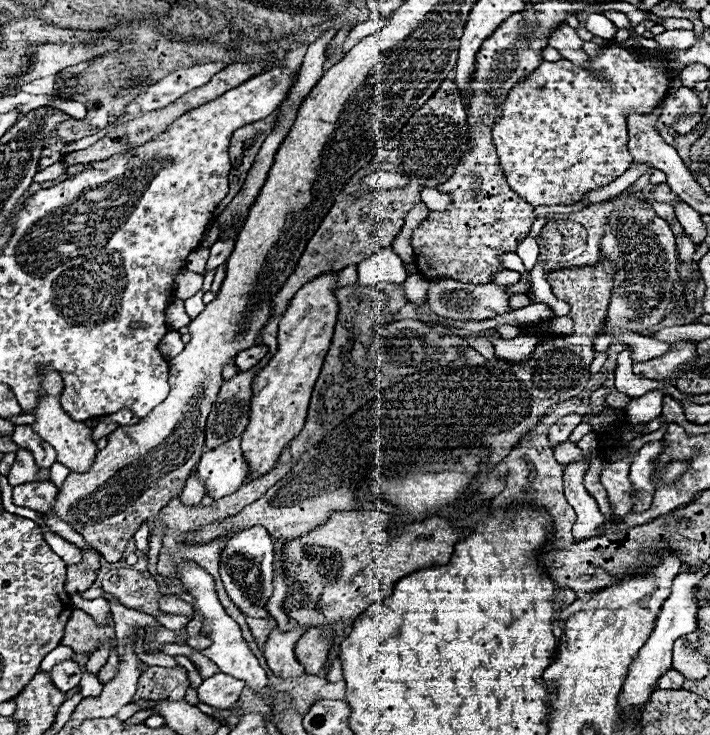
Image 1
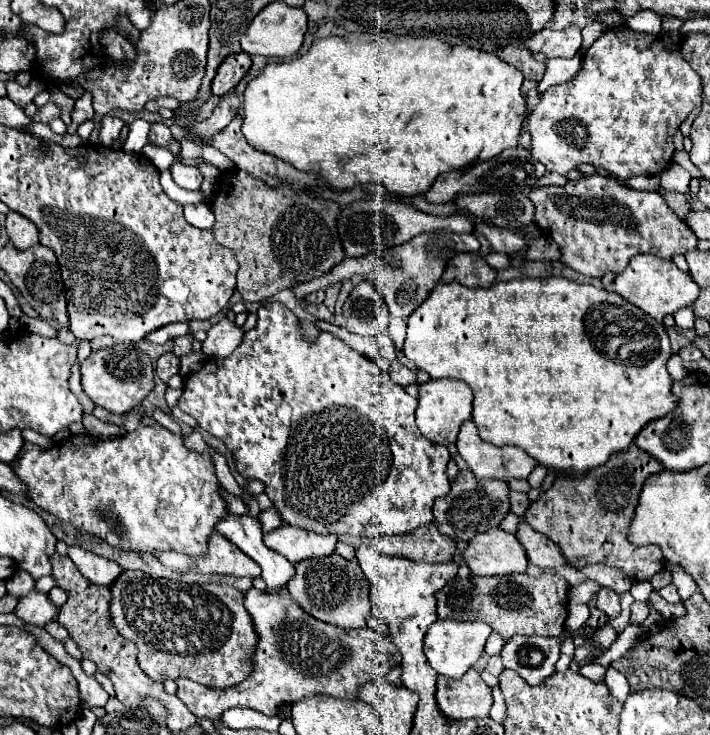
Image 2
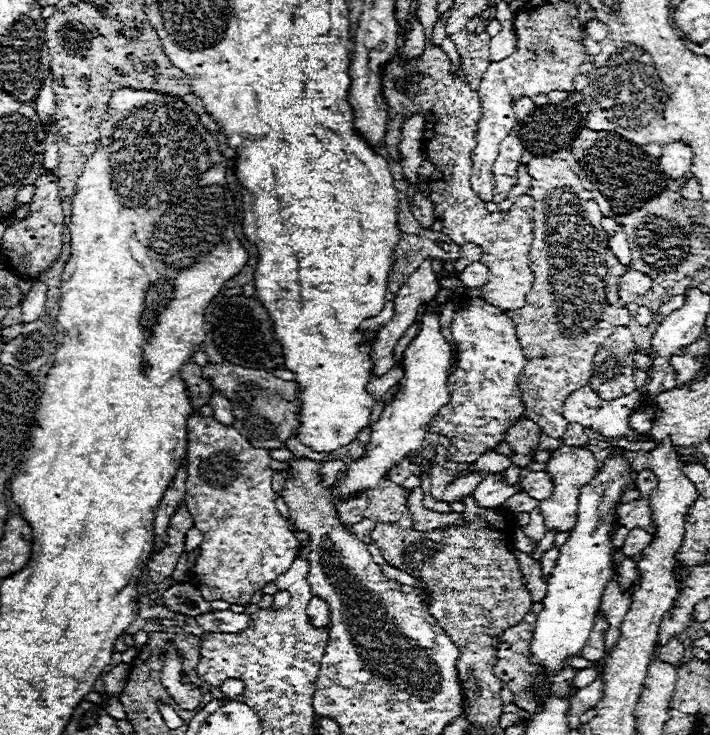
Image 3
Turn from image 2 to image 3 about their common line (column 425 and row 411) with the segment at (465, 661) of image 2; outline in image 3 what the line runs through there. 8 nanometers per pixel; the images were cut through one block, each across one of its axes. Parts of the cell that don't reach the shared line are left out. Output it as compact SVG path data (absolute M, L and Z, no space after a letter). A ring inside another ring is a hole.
M650 406L640 408L638 412L632 414L630 426L632 426L636 432L648 432L648 430L652 428L652 416L654 416L654 408L650 408Z

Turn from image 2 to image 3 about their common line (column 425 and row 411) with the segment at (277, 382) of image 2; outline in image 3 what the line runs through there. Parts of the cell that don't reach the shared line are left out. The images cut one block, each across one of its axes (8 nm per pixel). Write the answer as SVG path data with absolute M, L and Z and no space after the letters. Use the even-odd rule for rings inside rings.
M472 298L466 308L456 308L452 316L452 334L456 340L458 364L454 376L448 376L450 402L436 412L428 430L450 438L448 460L470 464L484 452L504 442L506 430L526 412L520 400L518 374L526 366L524 350L516 338L516 324L504 310L488 304L484 298Z

